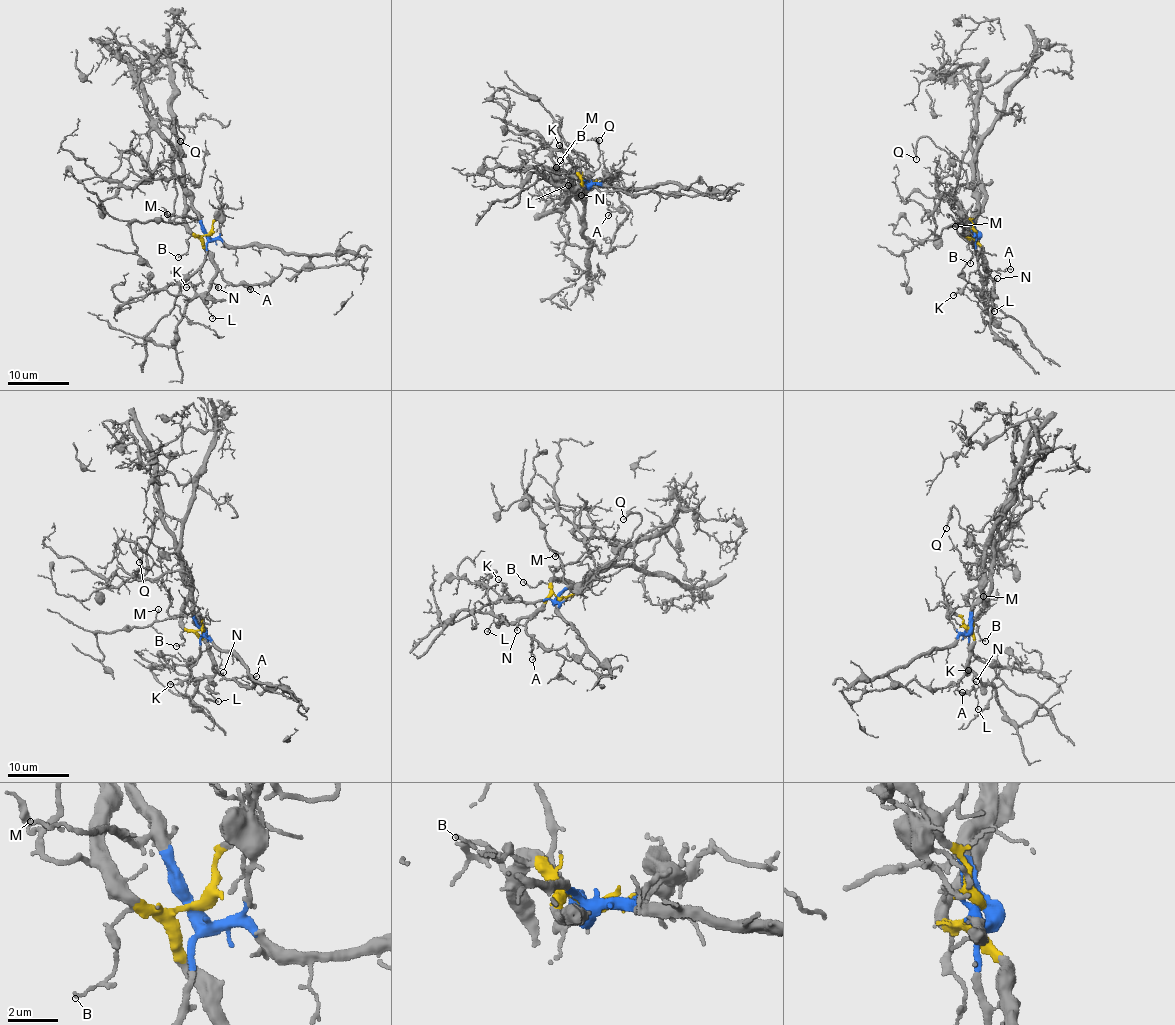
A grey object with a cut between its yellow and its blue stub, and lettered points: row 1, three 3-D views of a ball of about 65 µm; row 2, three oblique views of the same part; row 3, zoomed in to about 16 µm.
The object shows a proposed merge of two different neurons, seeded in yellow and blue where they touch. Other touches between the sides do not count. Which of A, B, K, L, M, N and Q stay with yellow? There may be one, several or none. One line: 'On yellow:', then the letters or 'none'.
On yellow: A, B, L, N

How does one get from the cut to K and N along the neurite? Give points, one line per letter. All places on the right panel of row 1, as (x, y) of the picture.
K: (976, 233), (976, 269), (970, 274), (962, 291), (953, 295)
N: (976, 233), (974, 240), (982, 249), (985, 272), (997, 278)

